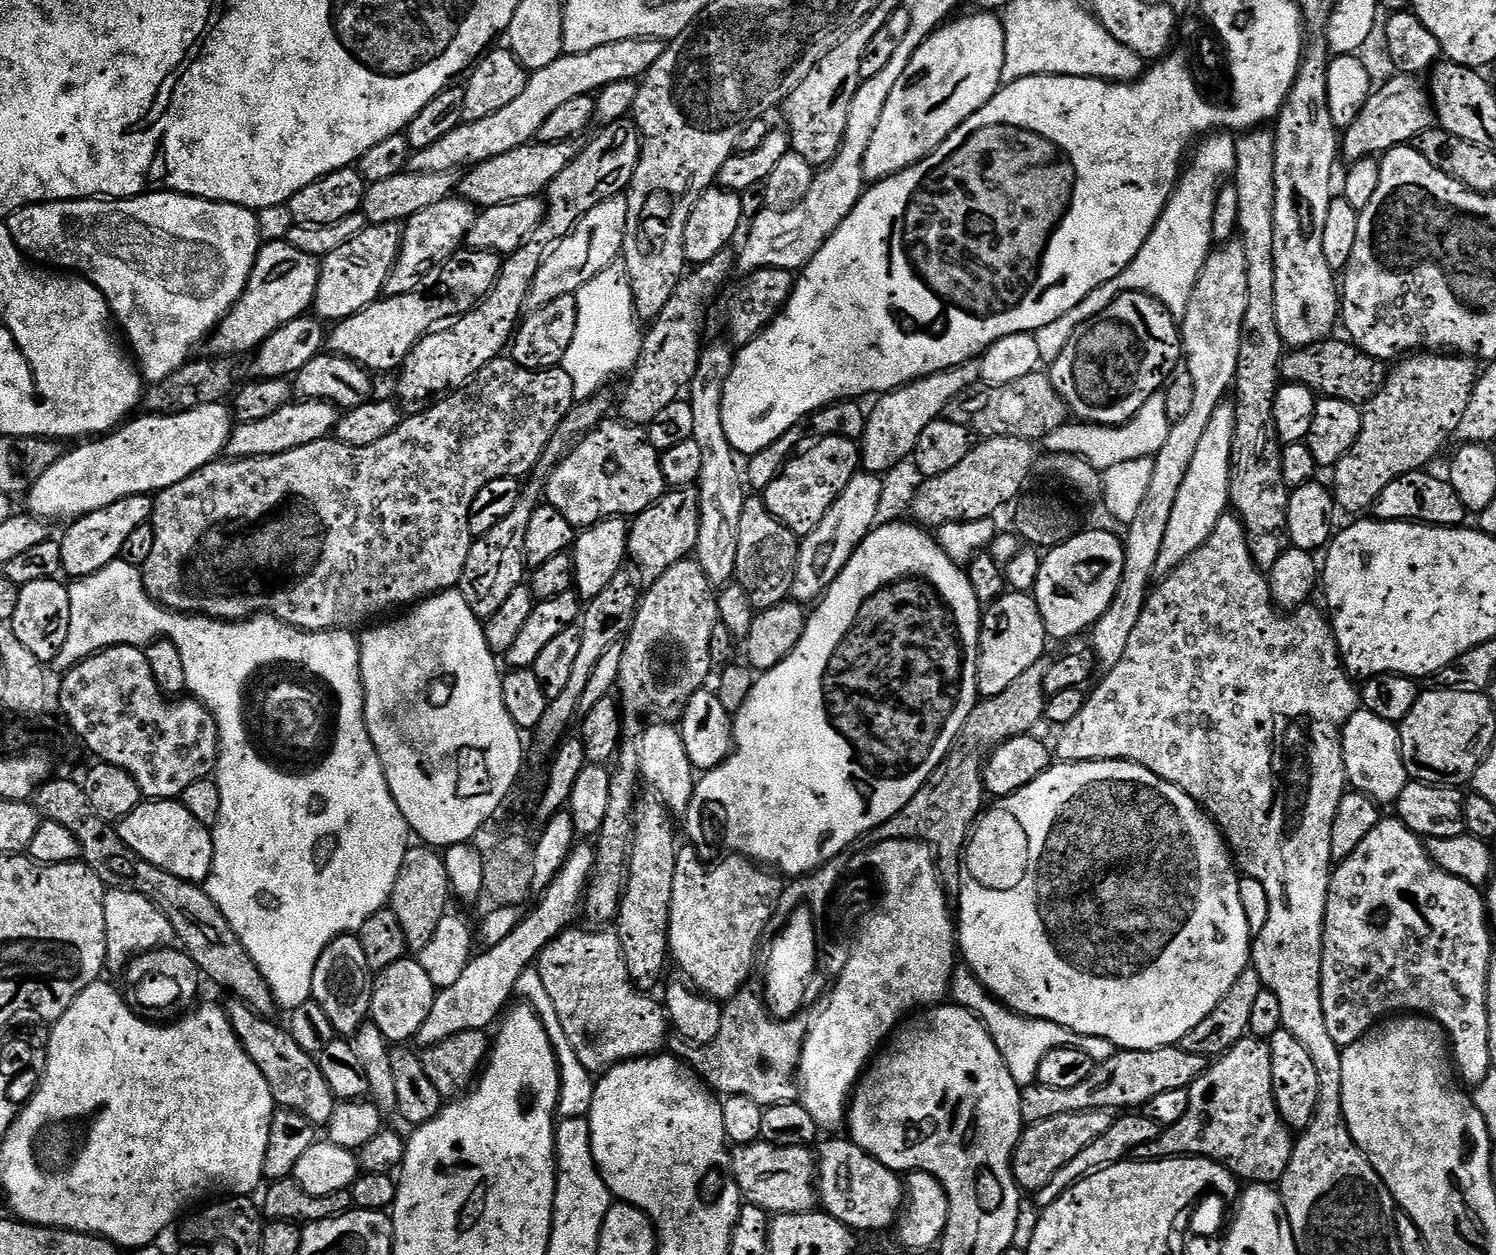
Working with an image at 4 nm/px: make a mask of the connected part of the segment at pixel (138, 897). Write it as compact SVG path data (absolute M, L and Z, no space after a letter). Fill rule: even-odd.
M109 888L104 894L106 910L106 942L108 943L107 971L123 973L130 961L142 952L155 952L176 940L170 918L154 906L141 892Z

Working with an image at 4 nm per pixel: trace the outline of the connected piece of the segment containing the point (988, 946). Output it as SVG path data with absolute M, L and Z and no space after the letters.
M1091 760L1077 764L1056 762L1053 763L1052 767L1047 768L1041 776L1034 778L1034 782L1030 782L1025 788L1019 788L1014 794L997 799L993 804L996 805L992 809L989 807L977 819L962 852L964 873L960 876L958 952L968 971L976 976L976 980L984 987L989 996L995 996L1000 1003L1005 1004L1014 1012L1019 1012L1021 1016L1030 1016L1034 1020L1049 1020L1066 1030L1077 1032L1079 1036L1106 1038L1116 1049L1125 1052L1158 1050L1159 1048L1171 1048L1179 1045L1180 1040L1186 1038L1186 1034L1190 1034L1190 1030L1194 1030L1194 1026L1198 1026L1198 1022L1202 1022L1202 1018L1206 1018L1206 1014L1210 1014L1214 1010L1214 1006L1218 1006L1218 1002L1222 1002L1222 998L1230 990L1230 986L1234 986L1234 982L1238 982L1238 974L1242 974L1242 970L1249 967L1252 954L1254 932L1253 929L1248 929L1248 912L1244 909L1244 896L1240 893L1241 877L1238 875L1234 857L1225 841L1224 834L1216 826L1216 821L1199 804L1194 802L1194 798L1187 796L1178 786L1158 778L1158 774L1154 774L1143 768L1141 764L1135 764L1129 760Z

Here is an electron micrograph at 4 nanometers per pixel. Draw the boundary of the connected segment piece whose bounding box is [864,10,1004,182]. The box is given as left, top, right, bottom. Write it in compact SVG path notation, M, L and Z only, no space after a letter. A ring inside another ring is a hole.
M976 10L973 16L964 16L961 20L953 19L930 33L926 42L918 46L918 50L910 58L910 66L906 66L904 81L886 98L886 110L882 110L882 118L878 118L878 127L874 129L874 138L870 138L870 146L866 146L864 155L865 181L885 180L895 172L914 166L922 158L926 158L970 114L977 112L990 98L994 98L1002 87L1002 70L1004 69L1004 21L999 15Z

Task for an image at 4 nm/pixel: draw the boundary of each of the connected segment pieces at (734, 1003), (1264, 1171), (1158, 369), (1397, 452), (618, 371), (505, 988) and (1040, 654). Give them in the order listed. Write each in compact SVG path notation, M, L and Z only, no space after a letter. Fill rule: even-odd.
M741 990L737 996L723 1005L724 1017L718 1038L705 1045L712 1070L706 1070L702 1077L709 1088L724 1096L745 1096L754 1098L761 1106L791 1104L797 1099L798 1088L794 1077L798 1069L792 1060L800 1060L804 1039L810 1027L805 1017L778 1019L769 1011L763 999L754 997L748 990ZM716 1060L724 1060L724 1066L714 1066Z
M1247 1035L1223 1056L1213 1059L1188 1089L1190 1106L1182 1122L1167 1125L1156 1140L1138 1146L1137 1160L1204 1156L1252 1184L1275 1185L1286 1174L1294 1136L1280 1119L1272 1089L1272 1047L1267 1039Z
M1123 292L1121 296L1117 296L1114 302L1110 302L1110 306L1106 306L1106 310L1102 310L1102 314L1098 314L1094 318L1090 318L1082 326L1078 326L1078 330L1074 330L1074 334L1070 338L1070 342L1066 342L1066 350L1062 350L1062 354L1058 354L1058 358L1050 366L1050 375L1054 382L1054 390L1058 390L1058 394L1062 394L1062 398L1068 404L1069 413L1073 417L1076 416L1077 421L1083 422L1088 426L1122 426L1130 418L1134 418L1134 414L1138 414L1138 410L1142 410L1144 403L1149 400L1153 394L1161 391L1172 379L1174 373L1182 364L1182 341L1180 338L1180 326L1177 317L1172 316L1166 310L1166 306L1162 302L1158 302L1153 296L1146 292Z
M1424 350L1419 354L1405 355L1395 367L1389 371L1378 394L1374 394L1374 398L1370 398L1367 404L1363 405L1362 430L1358 434L1358 442L1354 442L1351 450L1334 465L1334 499L1341 513L1367 513L1374 498L1378 498L1378 494L1382 494L1382 490L1386 490L1386 486L1390 486L1394 478L1427 469L1428 463L1439 454L1440 447L1448 439L1451 441L1455 437L1458 422L1462 414L1466 414L1466 406L1470 406L1472 390L1478 379L1478 364L1475 359L1459 354Z
M617 262L602 270L574 295L578 306L578 326L562 367L566 374L570 374L570 382L574 382L577 401L582 401L597 395L607 380L620 375L623 377L635 368L640 357L642 324L636 315L630 278L623 263Z
M588 842L577 843L566 858L562 870L558 870L554 882L550 882L548 889L539 897L536 912L529 911L519 926L507 938L502 938L502 942L498 942L498 946L483 949L479 954L473 955L466 970L462 970L462 978L458 978L454 986L437 991L430 1015L426 1022L422 1022L422 1030L418 1030L414 1037L421 1049L430 1048L433 1044L466 1030L491 1029L491 1024L493 1023L493 1027L501 1019L502 1013L509 1007L508 999L513 999L522 972L535 965L540 951L575 921L572 919L576 912L578 916L581 911L584 893L588 891L588 882L595 865L593 845Z
M1009 591L983 609L980 622L980 661L978 662L978 686L980 696L987 698L1002 694L1030 666L1045 659L1044 647L1050 637L1035 595Z

